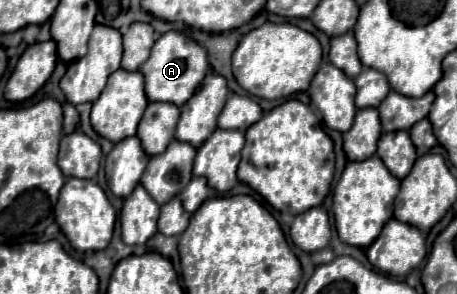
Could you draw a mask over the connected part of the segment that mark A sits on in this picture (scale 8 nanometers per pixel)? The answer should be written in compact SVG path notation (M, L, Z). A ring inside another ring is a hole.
M169 31L155 41L149 59L141 65L139 71L145 77L145 95L149 101L163 101L181 107L181 103L185 103L201 85L201 79L205 77L207 69L209 61L205 49L189 37L185 37L183 33Z

